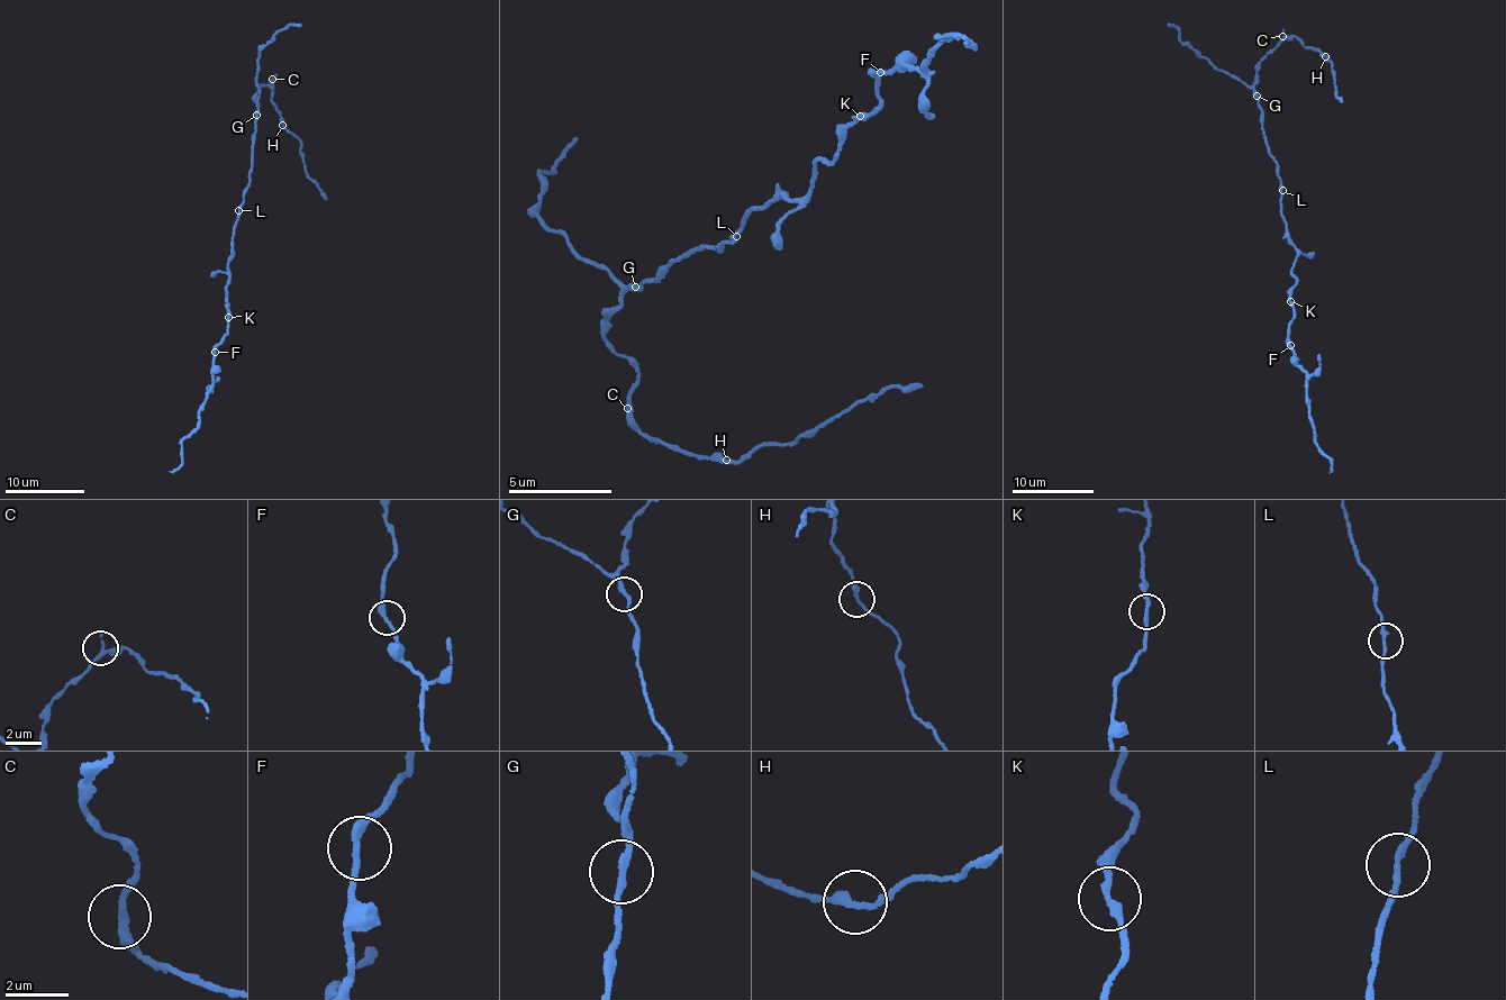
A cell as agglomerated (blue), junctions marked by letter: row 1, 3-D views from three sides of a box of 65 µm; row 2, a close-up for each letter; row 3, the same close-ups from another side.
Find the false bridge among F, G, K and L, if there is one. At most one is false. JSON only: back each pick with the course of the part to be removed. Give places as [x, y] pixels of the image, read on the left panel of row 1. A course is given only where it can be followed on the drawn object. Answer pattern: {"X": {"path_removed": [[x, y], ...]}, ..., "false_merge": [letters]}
{"G": {"path_removed": [[255, 115], [259, 87], [272, 82], [272, 100], [284, 125], [301, 144], [306, 175], [325, 200]]}, "false_merge": ["G"]}

